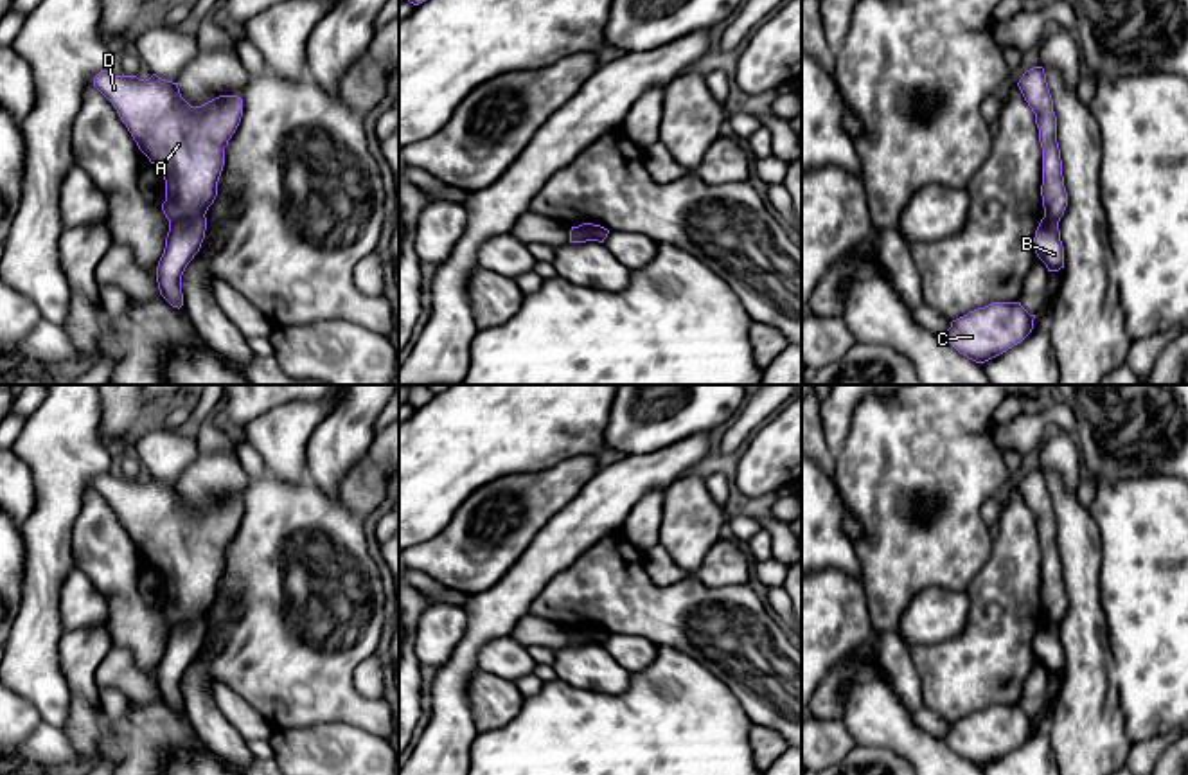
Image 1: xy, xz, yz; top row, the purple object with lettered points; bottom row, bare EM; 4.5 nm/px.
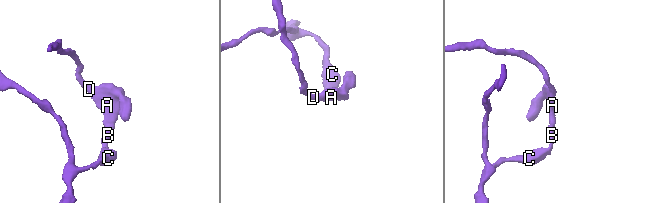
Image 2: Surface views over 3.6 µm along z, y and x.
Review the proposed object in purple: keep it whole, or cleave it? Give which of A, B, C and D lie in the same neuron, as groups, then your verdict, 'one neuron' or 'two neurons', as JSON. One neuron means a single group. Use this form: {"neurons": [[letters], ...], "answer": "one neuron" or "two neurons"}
{"neurons": [["A", "D"], ["B", "C"]], "answer": "two neurons"}

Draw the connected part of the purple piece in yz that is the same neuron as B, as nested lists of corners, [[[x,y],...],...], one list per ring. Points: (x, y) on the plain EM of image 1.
[[[1042,620],[1033,640],[1037,660],[1046,667],[1048,674],[1064,671],[1064,649],[1060,644],[1059,624]]]

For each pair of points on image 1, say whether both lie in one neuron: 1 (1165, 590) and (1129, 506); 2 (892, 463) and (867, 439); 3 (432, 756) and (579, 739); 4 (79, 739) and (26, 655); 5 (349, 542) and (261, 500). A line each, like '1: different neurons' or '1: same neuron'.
1: same neuron
2: same neuron
3: different neurons
4: different neurons
5: same neuron

